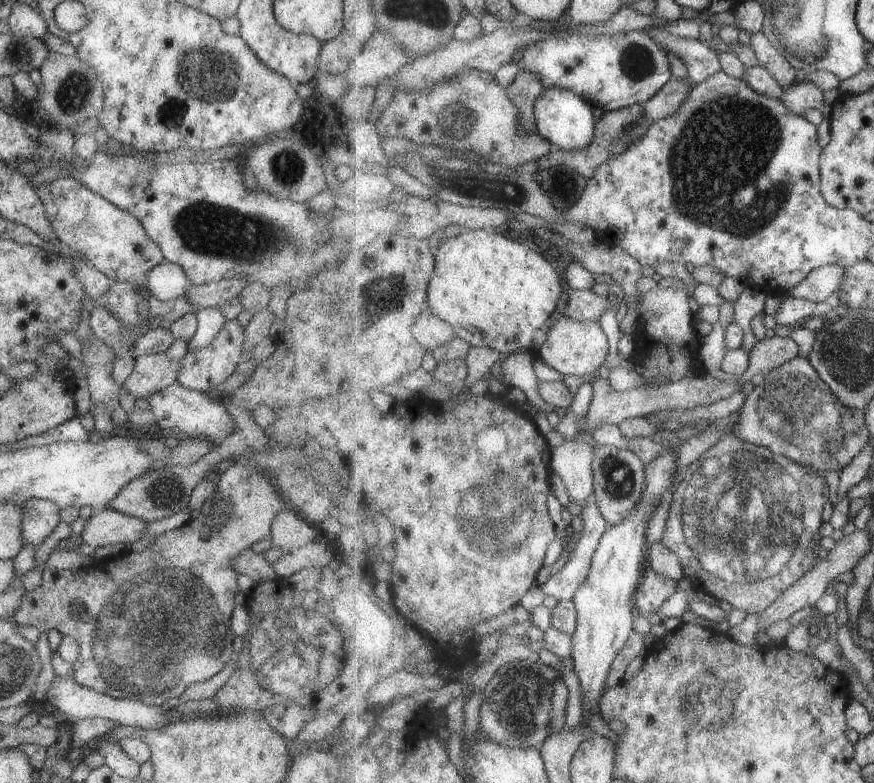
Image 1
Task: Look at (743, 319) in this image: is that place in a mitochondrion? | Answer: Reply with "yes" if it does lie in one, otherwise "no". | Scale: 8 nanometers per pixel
no

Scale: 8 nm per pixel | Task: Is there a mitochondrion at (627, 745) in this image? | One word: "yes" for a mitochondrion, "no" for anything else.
no

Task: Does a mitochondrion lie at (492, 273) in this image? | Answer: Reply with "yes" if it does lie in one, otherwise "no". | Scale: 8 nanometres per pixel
no

